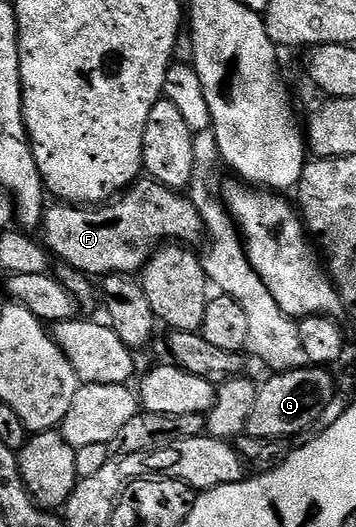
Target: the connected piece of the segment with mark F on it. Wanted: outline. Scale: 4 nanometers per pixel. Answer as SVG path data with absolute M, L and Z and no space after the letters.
M140 178L127 189L116 195L110 202L98 206L80 206L66 202L55 202L44 211L41 225L42 243L57 261L68 268L76 268L78 272L87 273L91 278L104 278L115 273L142 273L148 260L155 255L160 246L168 242L178 242L183 246L195 246L198 240L204 239L203 223L197 206L186 195L176 189L167 188L161 182L150 178Z

